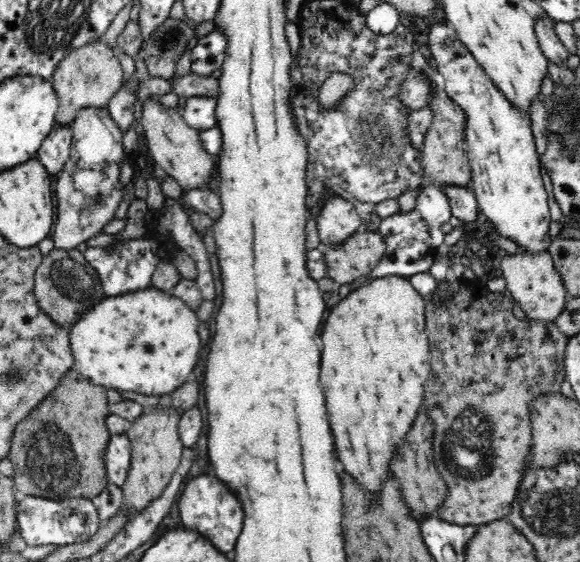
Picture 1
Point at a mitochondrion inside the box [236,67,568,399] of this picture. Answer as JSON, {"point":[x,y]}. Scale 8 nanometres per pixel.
{"point":[373,118]}

